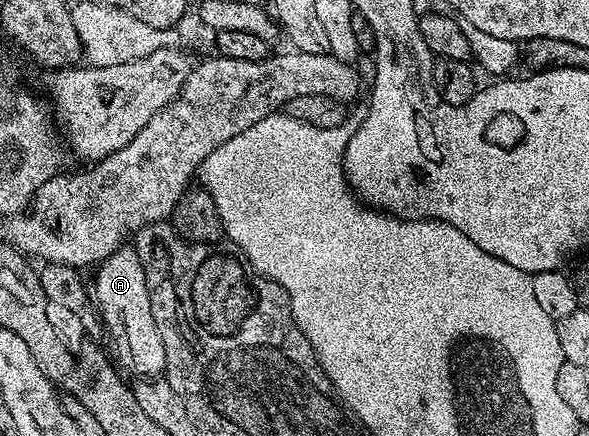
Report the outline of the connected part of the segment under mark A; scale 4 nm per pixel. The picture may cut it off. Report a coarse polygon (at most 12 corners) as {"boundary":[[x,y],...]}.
{"boundary":[[121,245],[95,267],[94,305],[119,365],[164,374],[142,260]]}

